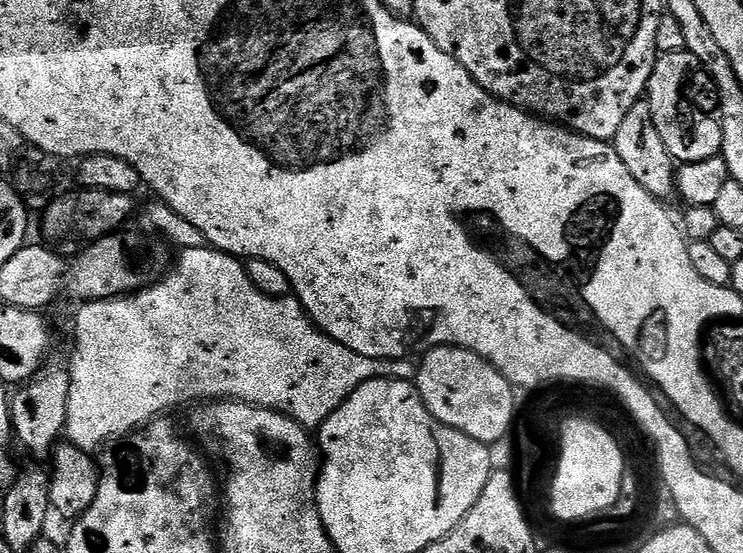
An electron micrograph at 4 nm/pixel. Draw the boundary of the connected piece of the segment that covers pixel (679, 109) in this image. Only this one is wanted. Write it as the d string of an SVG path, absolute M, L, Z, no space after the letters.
M687 50L657 55L646 93L646 102L654 114L654 126L658 126L658 134L662 134L662 142L673 161L680 164L702 162L706 158L719 156L722 152L719 119L715 115L707 116L704 112L696 112L695 106L684 97L684 83L688 80L688 72L699 68L698 58L694 58L694 54Z

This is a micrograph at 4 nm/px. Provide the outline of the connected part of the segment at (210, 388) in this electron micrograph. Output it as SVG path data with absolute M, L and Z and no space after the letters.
M211 246L204 248L188 248L175 261L174 267L164 279L140 291L116 297L115 300L90 300L79 305L76 312L76 353L72 356L72 364L68 368L70 374L70 402L66 414L67 443L89 454L101 451L111 440L123 441L133 432L143 429L153 420L168 414L171 408L184 404L187 400L200 400L211 398L216 402L239 402L241 404L253 404L256 408L269 408L275 412L288 416L294 422L298 422L303 428L309 430L319 429L324 421L330 418L362 386L371 380L407 380L415 381L418 367L415 359L407 360L375 360L354 354L346 346L334 342L321 328L317 328L316 321L305 312L300 301L295 298L277 298L262 294L250 282L247 267L237 257L229 256L226 252L220 252Z

